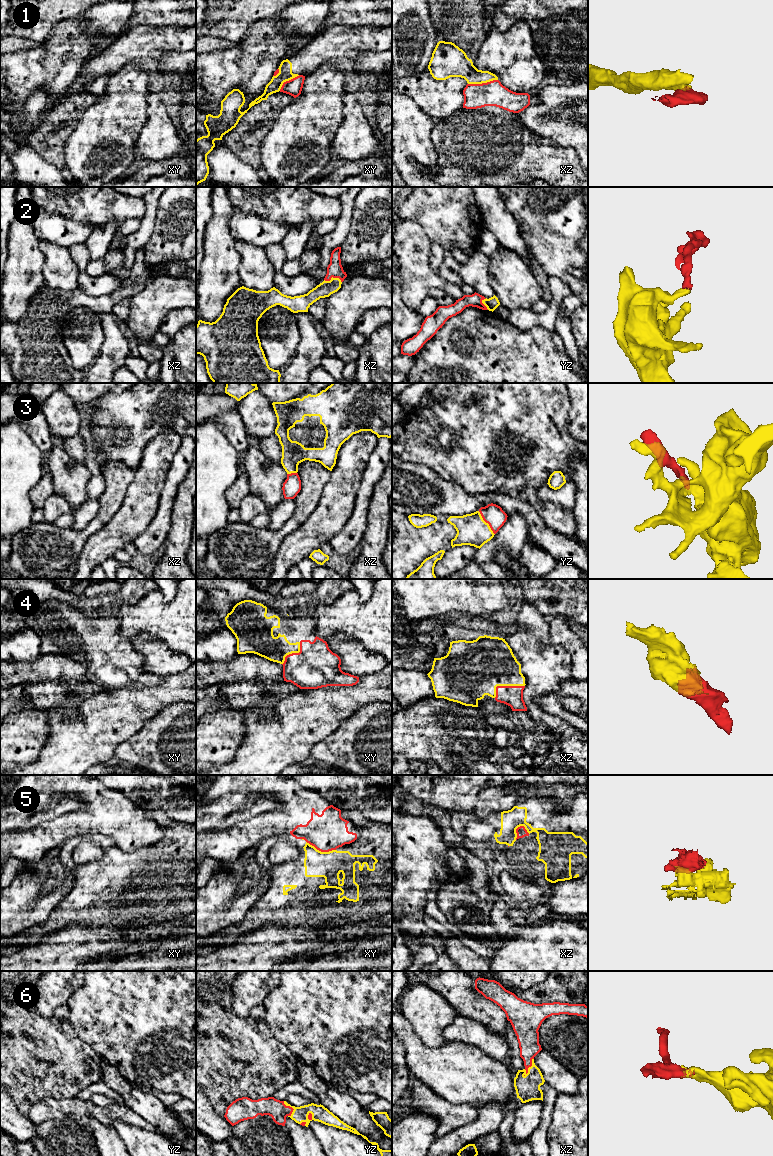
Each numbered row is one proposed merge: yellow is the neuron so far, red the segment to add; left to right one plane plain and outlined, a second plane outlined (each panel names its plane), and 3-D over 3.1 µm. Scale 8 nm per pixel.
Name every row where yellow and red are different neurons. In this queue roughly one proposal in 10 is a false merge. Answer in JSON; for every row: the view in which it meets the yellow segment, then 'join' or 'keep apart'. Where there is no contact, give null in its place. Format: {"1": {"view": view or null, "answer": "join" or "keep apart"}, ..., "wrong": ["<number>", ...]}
{"1": {"view": "xz", "answer": "keep apart"}, "2": {"view": "xz", "answer": "join"}, "3": {"view": "yz", "answer": "join"}, "4": {"view": "xz", "answer": "join"}, "5": {"view": "xy", "answer": "keep apart"}, "6": {"view": "xz", "answer": "join"}, "wrong": ["1", "5"]}

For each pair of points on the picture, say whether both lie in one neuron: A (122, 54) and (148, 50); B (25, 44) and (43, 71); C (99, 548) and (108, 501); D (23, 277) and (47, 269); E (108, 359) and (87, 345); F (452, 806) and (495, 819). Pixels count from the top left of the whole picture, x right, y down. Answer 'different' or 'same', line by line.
A: same
B: different
C: different
D: different
E: different
F: different

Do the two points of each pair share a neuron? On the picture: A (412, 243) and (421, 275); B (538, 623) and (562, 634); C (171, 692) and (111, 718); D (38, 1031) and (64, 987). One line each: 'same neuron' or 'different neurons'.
A: same neuron
B: different neurons
C: same neuron
D: different neurons

